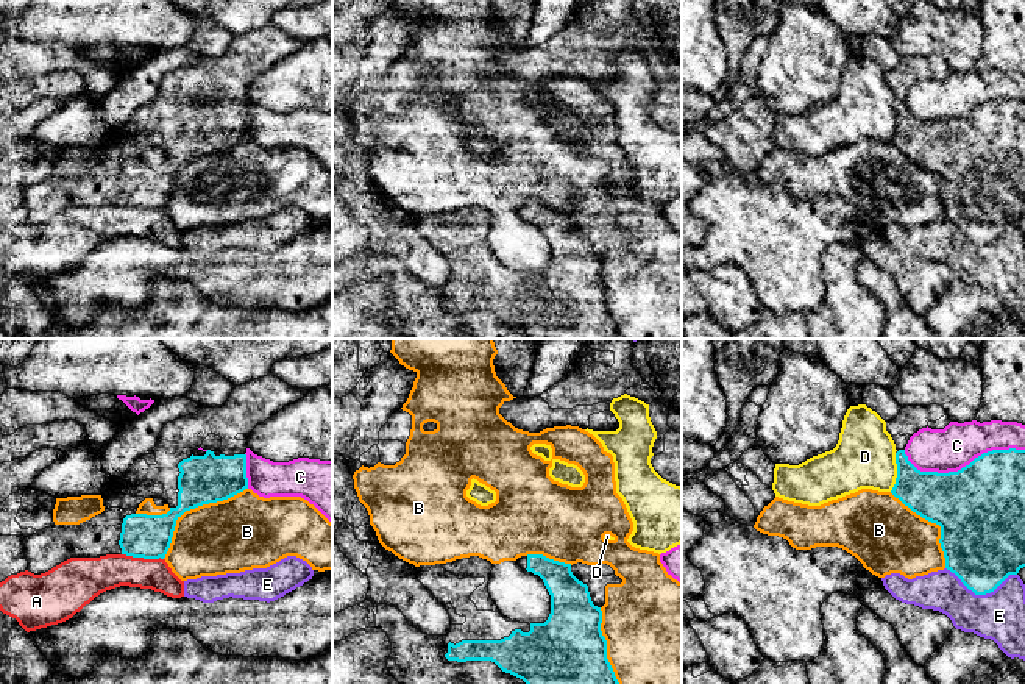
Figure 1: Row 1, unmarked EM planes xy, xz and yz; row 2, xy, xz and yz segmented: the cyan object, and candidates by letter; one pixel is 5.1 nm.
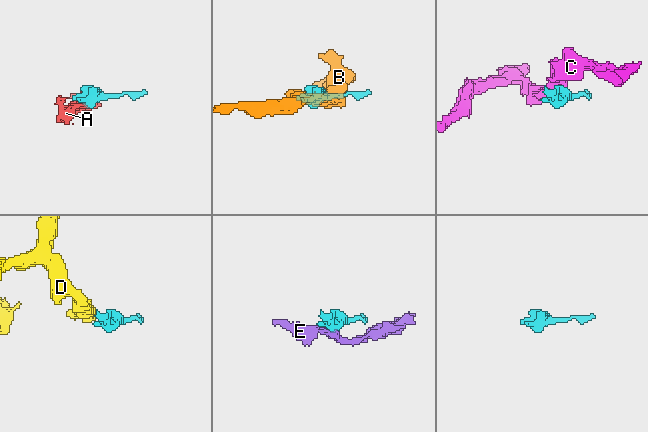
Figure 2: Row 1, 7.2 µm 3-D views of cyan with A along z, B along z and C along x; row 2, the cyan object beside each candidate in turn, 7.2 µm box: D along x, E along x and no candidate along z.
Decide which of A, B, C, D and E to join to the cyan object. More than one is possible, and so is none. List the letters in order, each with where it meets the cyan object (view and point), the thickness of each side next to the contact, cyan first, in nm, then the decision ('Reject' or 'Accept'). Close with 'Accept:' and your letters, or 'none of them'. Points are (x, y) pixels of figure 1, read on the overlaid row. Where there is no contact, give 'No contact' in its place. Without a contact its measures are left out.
A: Touches cyan at xy (142, 556). Thickness 220 nm (cyan) against 180 nm. Reject
B: Touches cyan at xy (192, 508). Thickness 240 nm (cyan) against 380 nm. Reject
C: Touches cyan at yz (963, 467). Thickness 460 nm (cyan) against 220 nm. Reject
D: Touches cyan at yz (897, 472). Thickness 260 nm (cyan) against 320 nm. Reject
E: Touches cyan at yz (982, 594). Thickness 400 nm (cyan) against 260 nm. Reject
Accept: none of them

